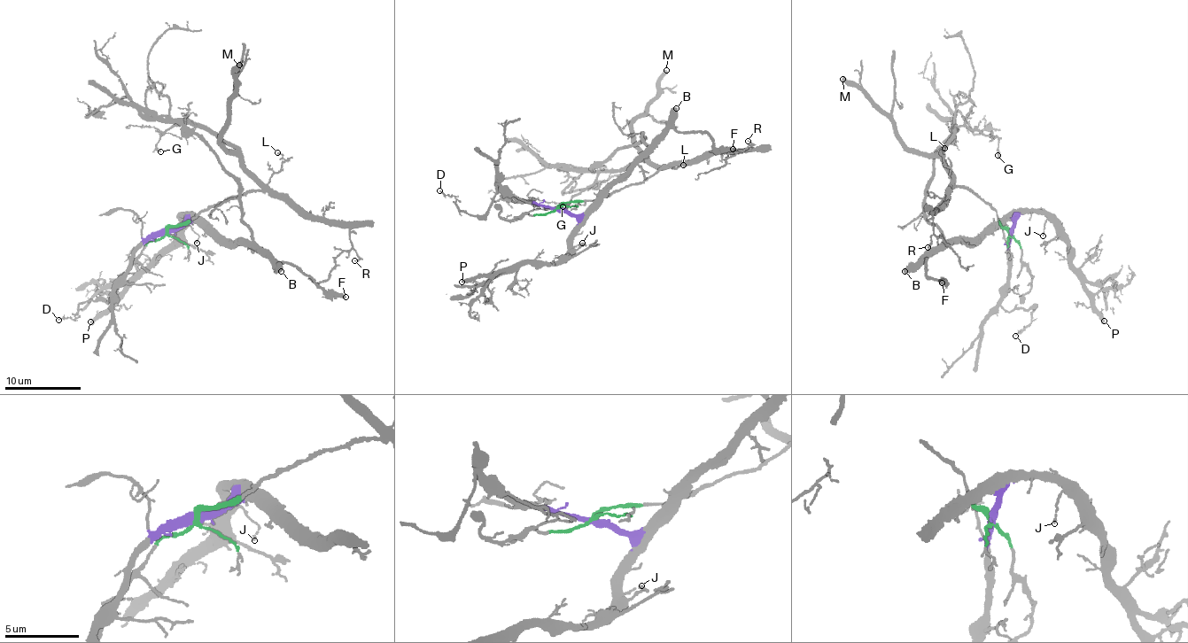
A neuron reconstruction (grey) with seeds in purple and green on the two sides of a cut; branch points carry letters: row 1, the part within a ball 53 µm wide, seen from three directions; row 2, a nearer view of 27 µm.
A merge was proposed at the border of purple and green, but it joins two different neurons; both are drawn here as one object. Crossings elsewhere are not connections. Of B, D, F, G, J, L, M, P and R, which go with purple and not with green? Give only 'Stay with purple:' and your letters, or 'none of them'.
Stay with purple: B, D, F, J, P

